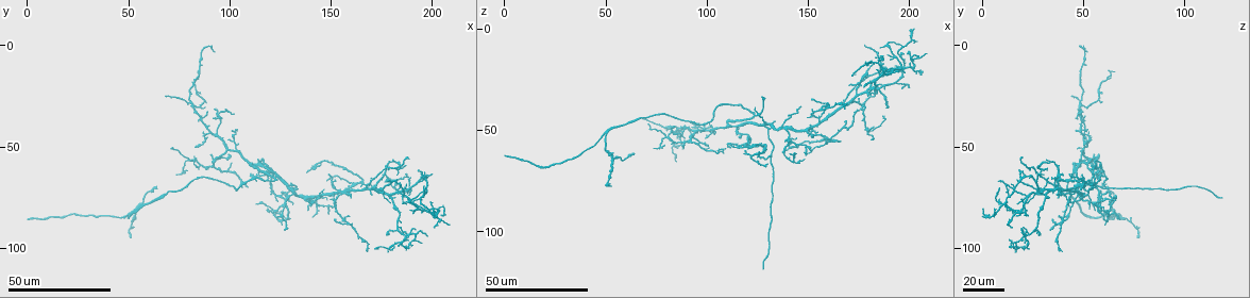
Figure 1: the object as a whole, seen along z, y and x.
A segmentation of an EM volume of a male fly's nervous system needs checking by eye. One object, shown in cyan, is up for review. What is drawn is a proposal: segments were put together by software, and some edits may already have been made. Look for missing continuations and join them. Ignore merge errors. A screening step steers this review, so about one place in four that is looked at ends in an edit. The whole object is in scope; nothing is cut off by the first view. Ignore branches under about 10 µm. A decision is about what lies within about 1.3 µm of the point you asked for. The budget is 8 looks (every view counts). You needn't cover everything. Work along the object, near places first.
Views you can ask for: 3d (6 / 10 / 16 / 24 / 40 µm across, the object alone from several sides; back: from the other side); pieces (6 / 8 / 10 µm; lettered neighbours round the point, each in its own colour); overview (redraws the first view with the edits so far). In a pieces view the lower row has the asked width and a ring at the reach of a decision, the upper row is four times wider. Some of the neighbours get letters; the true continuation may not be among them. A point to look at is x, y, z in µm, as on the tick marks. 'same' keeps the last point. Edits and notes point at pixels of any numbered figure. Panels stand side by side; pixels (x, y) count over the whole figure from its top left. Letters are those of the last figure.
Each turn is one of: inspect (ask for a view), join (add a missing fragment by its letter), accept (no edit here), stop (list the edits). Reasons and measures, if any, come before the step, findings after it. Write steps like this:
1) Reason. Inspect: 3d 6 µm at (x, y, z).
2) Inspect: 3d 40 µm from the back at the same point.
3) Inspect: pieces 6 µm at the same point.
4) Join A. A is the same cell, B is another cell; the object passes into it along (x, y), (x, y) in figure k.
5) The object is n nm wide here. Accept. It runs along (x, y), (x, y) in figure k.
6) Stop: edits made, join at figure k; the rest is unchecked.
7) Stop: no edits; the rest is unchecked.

End of a long branch. Inspect: 3d 40 µm at (1, 87, 62).

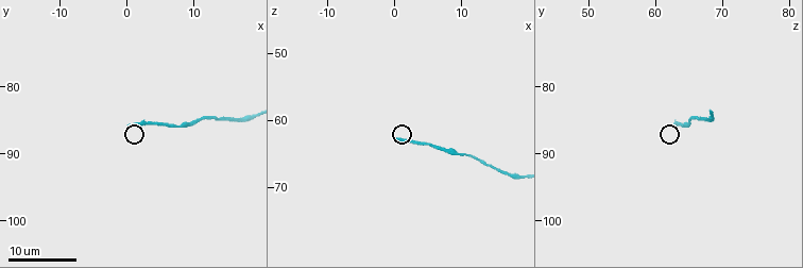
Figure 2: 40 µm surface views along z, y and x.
Inspect: 3d 6 µm at (0.5, 85.5, 62.5).

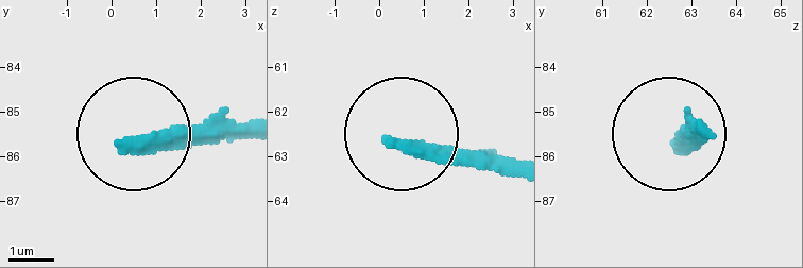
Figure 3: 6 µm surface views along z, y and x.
Inspect: pieces 8 µm at (0.30, 85.80, 62.70).

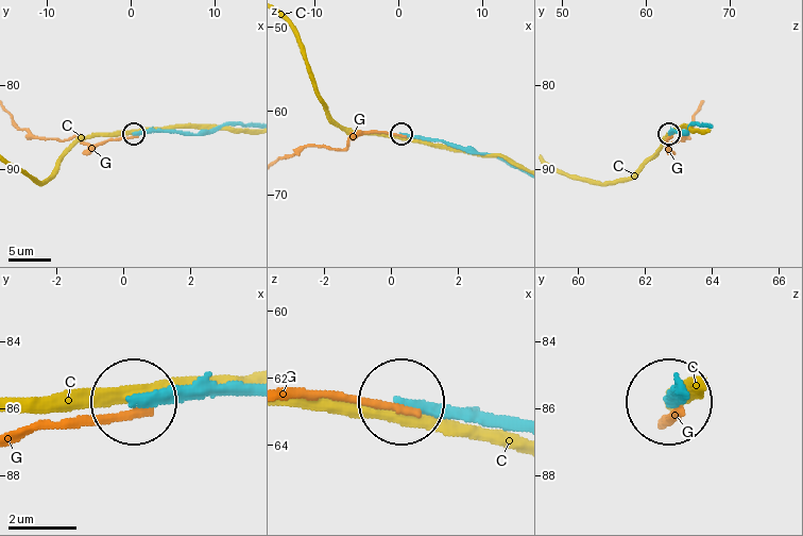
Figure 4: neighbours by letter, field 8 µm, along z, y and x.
Accept. C and G are other cells; it runs along (517, 169), (485, 153), (403, 134) in figure 4; none of them fits.

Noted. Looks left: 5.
Free end. Inspect: 3d 24 µm at (102, 54, 58).

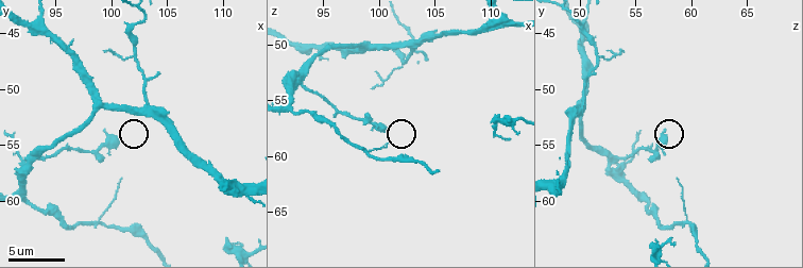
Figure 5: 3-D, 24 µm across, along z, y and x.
What lies round it. Inspect: pieces 6 µm at (100.6, 54.4, 57.6).

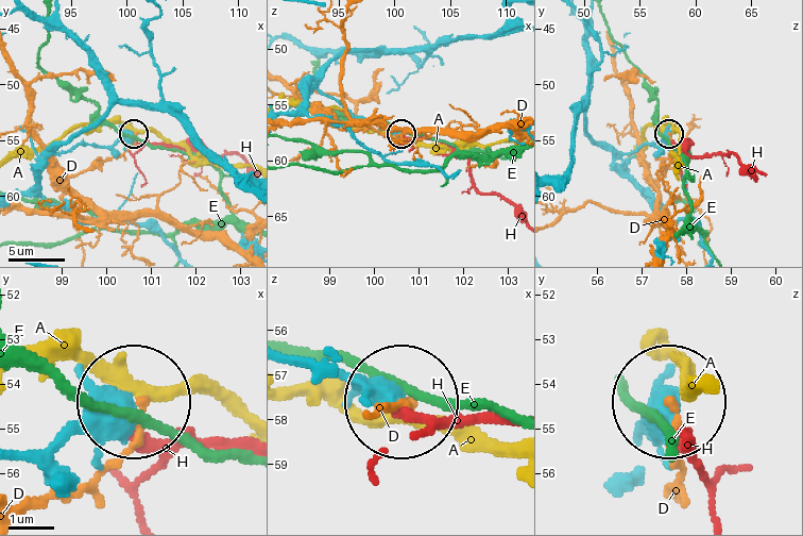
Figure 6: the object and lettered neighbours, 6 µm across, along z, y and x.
The object is 530 nm wide here. Accept. A, D, E and H are other cells; it runs along (122, 103), (51, 152), (106, 147), (131, 133) in figure 6; no lettered fragment goes on from it.

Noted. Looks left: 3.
An open end. Inspect: 3d 24 µm at (130, 86, 66).

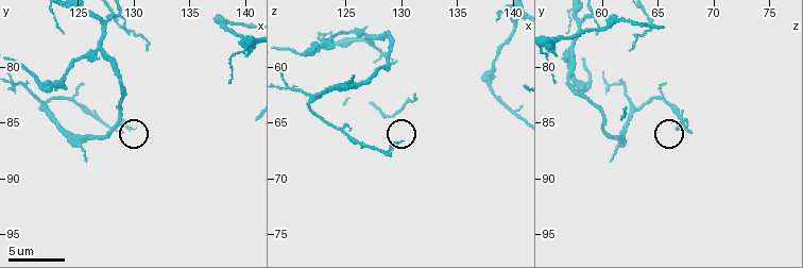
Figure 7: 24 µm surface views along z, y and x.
Inspect: pieces 6 µm at (130.0, 85.6, 66.6).

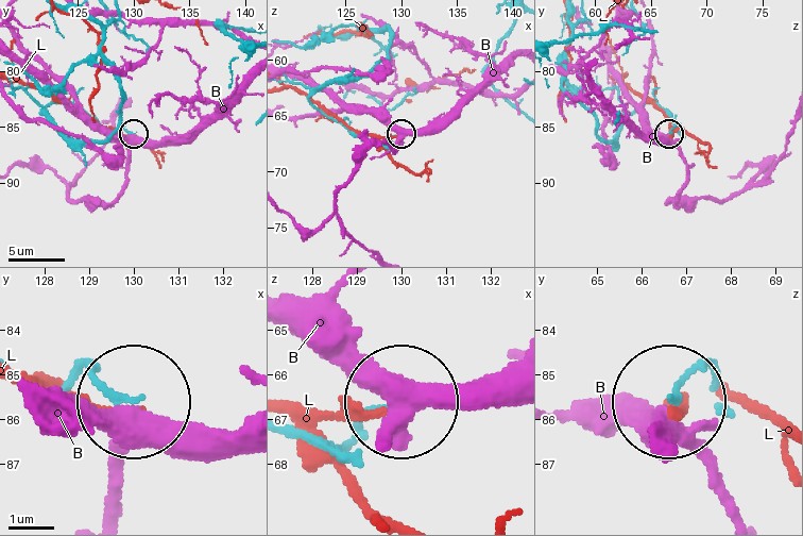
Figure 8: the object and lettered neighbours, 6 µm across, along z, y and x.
Accept. B and L are other cells; none of them fits.

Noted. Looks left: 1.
Stop: no edits; the rest is unchecked.

